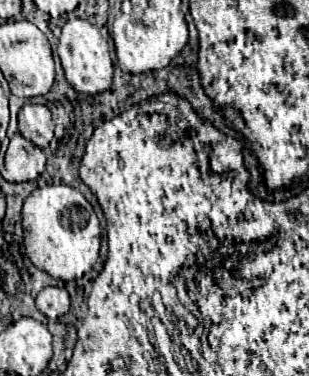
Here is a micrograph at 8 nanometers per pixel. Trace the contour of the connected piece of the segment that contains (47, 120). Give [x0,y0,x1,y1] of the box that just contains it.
[18,105,54,147]

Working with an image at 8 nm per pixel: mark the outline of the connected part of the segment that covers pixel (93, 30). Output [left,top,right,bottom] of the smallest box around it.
[58,19,112,95]

